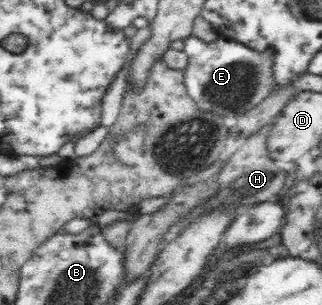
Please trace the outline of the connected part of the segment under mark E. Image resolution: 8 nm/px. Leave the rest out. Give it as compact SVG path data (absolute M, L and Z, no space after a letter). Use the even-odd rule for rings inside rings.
M188 37L183 40L187 64L182 70L184 87L188 97L194 100L201 112L218 117L238 116L248 113L258 106L273 90L275 83L272 75L272 51L270 49L256 53L244 43L236 40L218 38L212 42Z

